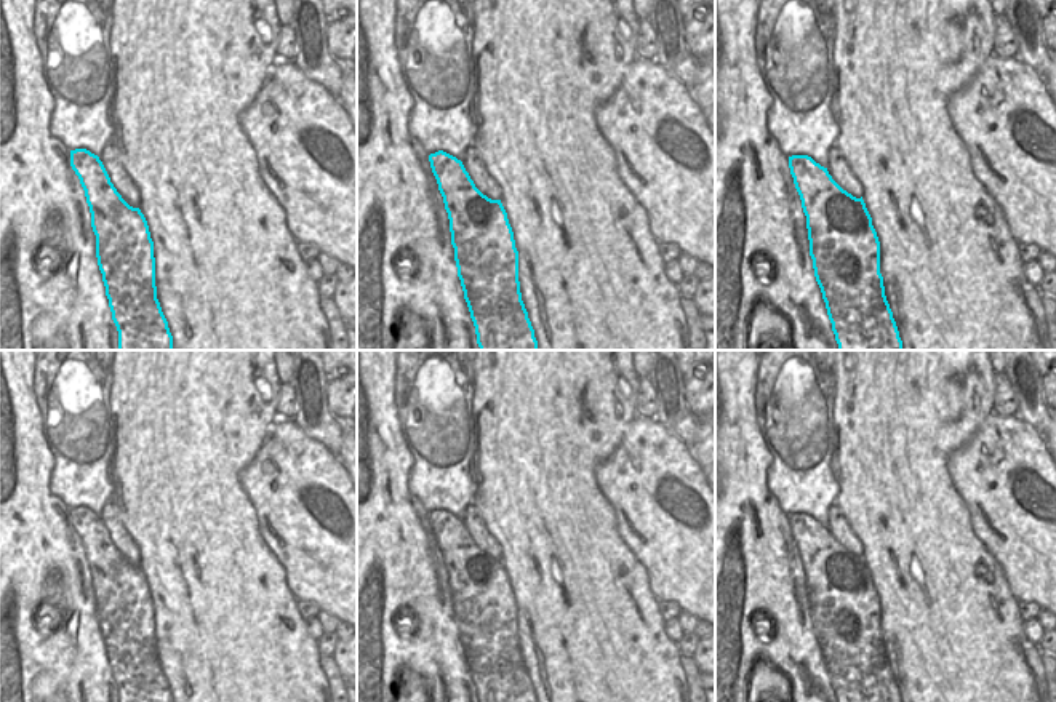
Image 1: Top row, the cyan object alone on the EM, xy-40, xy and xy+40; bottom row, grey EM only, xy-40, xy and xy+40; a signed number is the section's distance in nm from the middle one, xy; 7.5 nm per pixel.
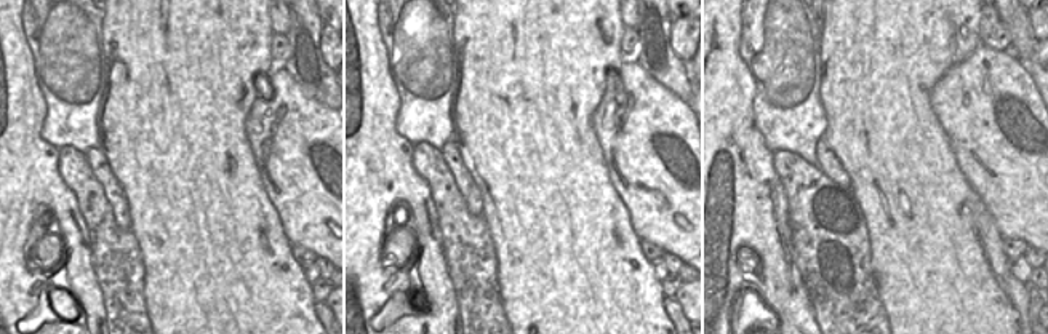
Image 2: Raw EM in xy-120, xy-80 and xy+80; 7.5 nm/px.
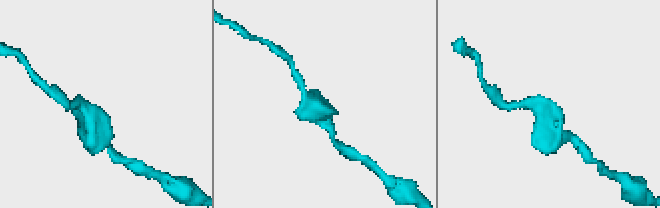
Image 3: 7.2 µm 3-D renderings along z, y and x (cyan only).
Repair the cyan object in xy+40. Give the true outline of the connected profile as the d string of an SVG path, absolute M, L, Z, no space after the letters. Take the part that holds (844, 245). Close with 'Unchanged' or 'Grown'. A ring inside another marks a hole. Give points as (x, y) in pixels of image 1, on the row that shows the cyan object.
M808 155L789 157L789 168L806 216L814 277L838 350L902 350L880 273L880 241L862 197L843 190L827 168Z. Unchanged.

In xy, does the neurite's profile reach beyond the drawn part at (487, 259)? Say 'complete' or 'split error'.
complete

